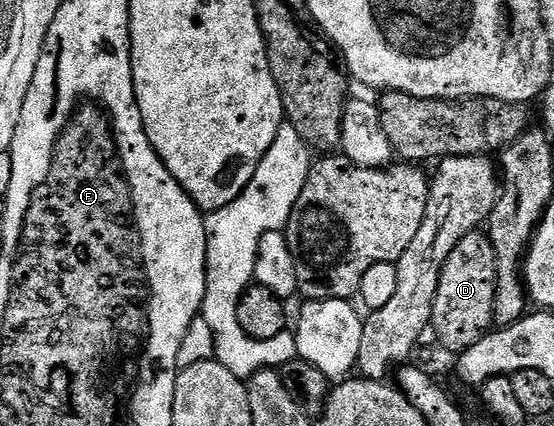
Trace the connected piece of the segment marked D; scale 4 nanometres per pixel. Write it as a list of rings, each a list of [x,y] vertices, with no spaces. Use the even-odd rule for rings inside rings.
[[[474,232],[463,236],[459,244],[447,256],[443,272],[439,276],[439,288],[435,292],[433,321],[437,346],[459,356],[471,344],[479,344],[483,336],[494,329],[493,309],[497,287],[497,261],[495,248],[488,233]]]

